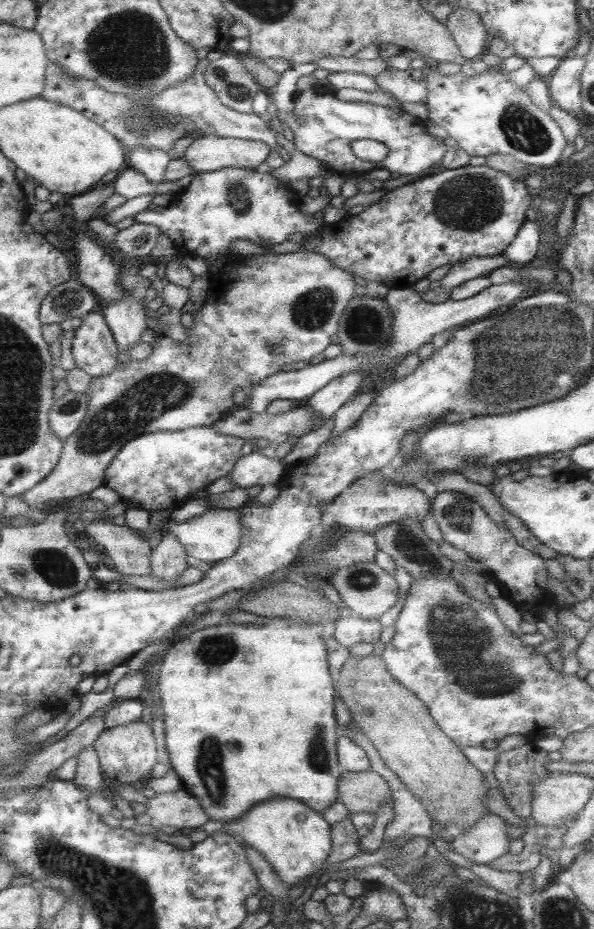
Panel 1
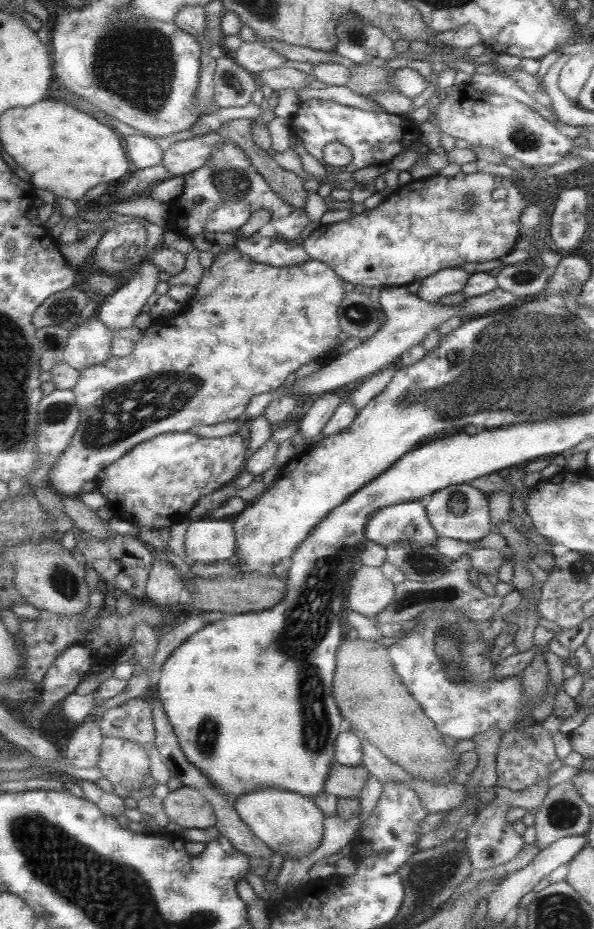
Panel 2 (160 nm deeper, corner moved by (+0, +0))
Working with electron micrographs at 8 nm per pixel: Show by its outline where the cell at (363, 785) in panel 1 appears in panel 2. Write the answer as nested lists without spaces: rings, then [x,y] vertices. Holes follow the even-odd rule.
[[[333,761],[326,774],[322,790],[338,798],[357,798],[369,773],[360,765],[342,765]]]

